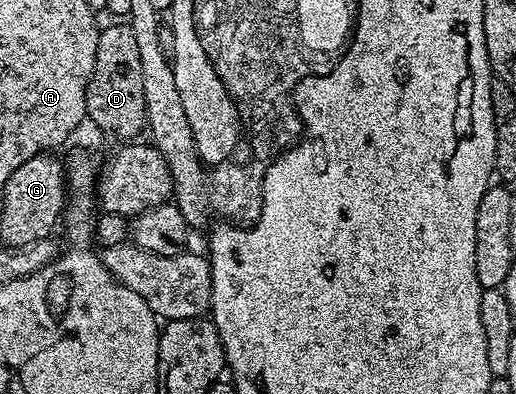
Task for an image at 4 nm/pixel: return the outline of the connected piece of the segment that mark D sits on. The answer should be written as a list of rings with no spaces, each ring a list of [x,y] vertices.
[[[108,26],[100,30],[94,56],[94,72],[86,88],[86,118],[100,130],[120,140],[132,140],[146,126],[143,96],[142,59],[135,39],[136,30],[128,26]]]

